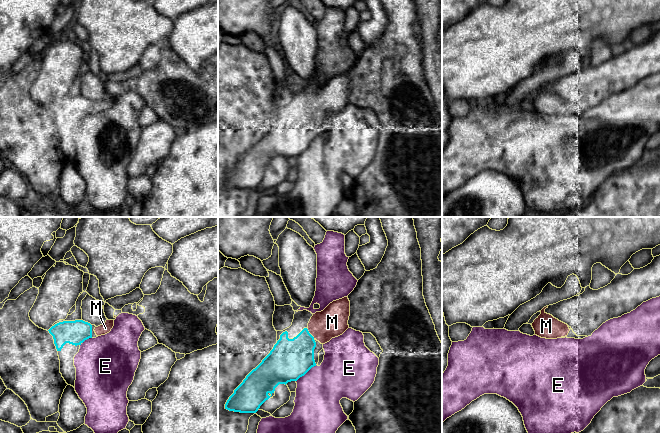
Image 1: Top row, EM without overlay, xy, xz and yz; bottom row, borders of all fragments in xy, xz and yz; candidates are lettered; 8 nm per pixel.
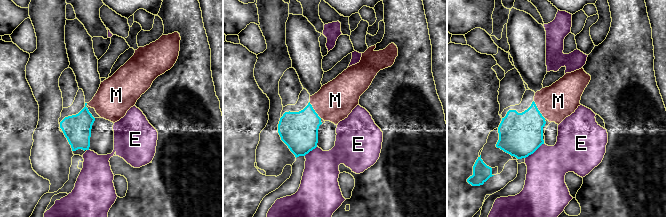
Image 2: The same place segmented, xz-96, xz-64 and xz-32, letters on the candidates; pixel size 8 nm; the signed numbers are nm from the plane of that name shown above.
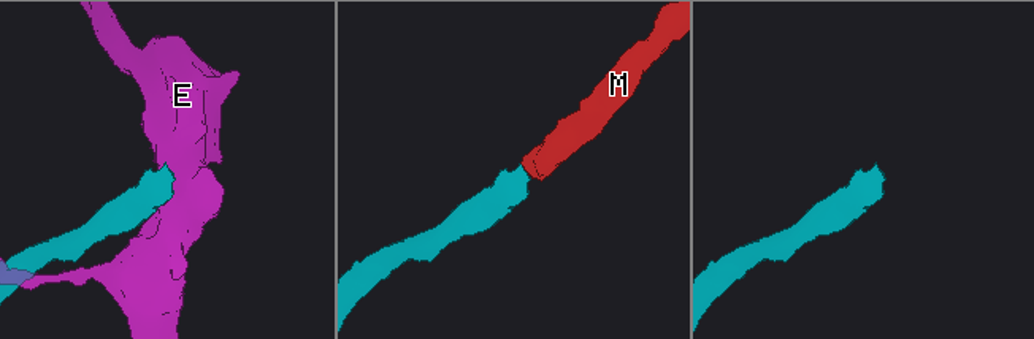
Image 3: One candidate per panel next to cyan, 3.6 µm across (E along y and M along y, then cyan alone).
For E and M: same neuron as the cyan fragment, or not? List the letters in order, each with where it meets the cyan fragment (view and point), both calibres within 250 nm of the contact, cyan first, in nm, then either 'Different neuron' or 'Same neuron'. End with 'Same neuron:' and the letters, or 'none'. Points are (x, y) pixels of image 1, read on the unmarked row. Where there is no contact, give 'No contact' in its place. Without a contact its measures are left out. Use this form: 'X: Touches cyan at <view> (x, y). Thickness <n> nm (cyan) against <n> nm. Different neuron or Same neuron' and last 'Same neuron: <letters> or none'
E: Touches cyan at xz (306, 148). Thickness 320 nm (cyan) against 360 nm. Different neuron
M: Touches cyan at xz (310, 110). Thickness 320 nm (cyan) against 240 nm. Same neuron
Same neuron: M

